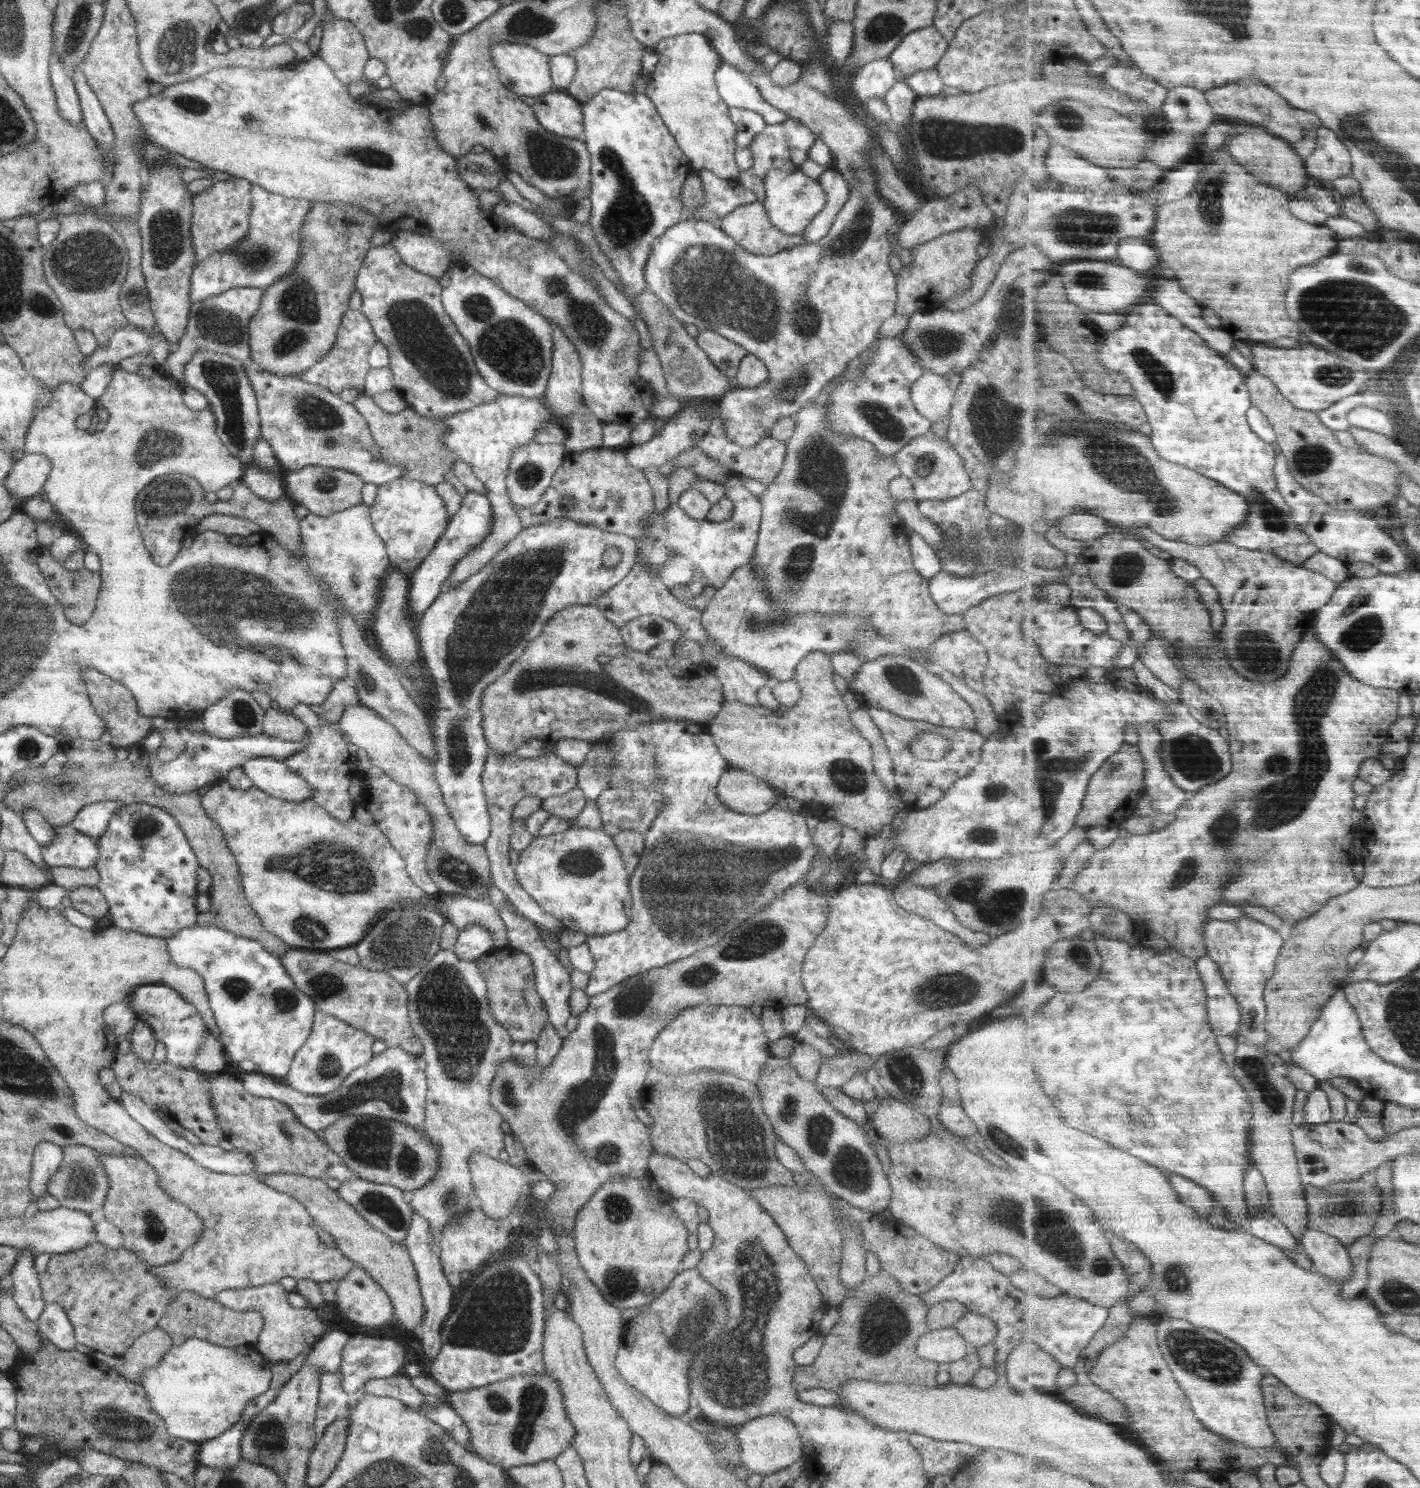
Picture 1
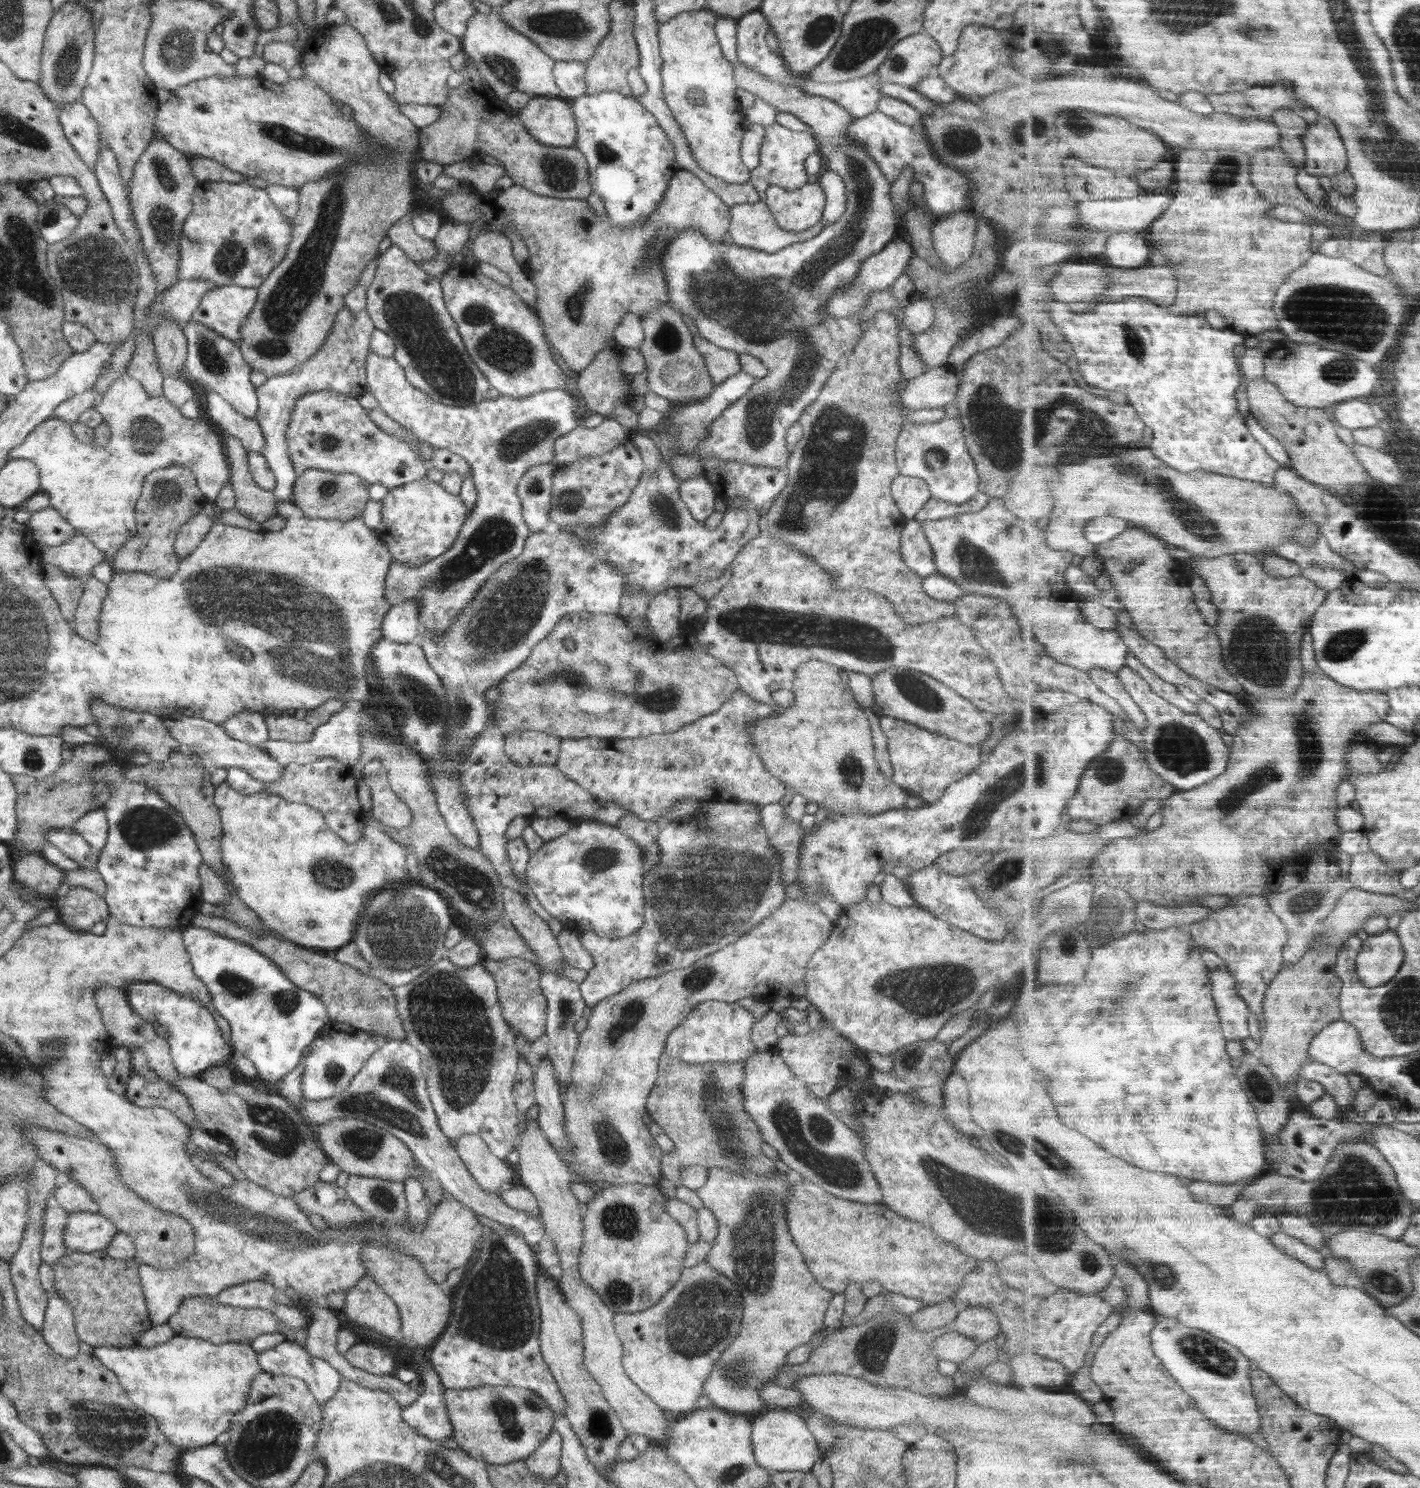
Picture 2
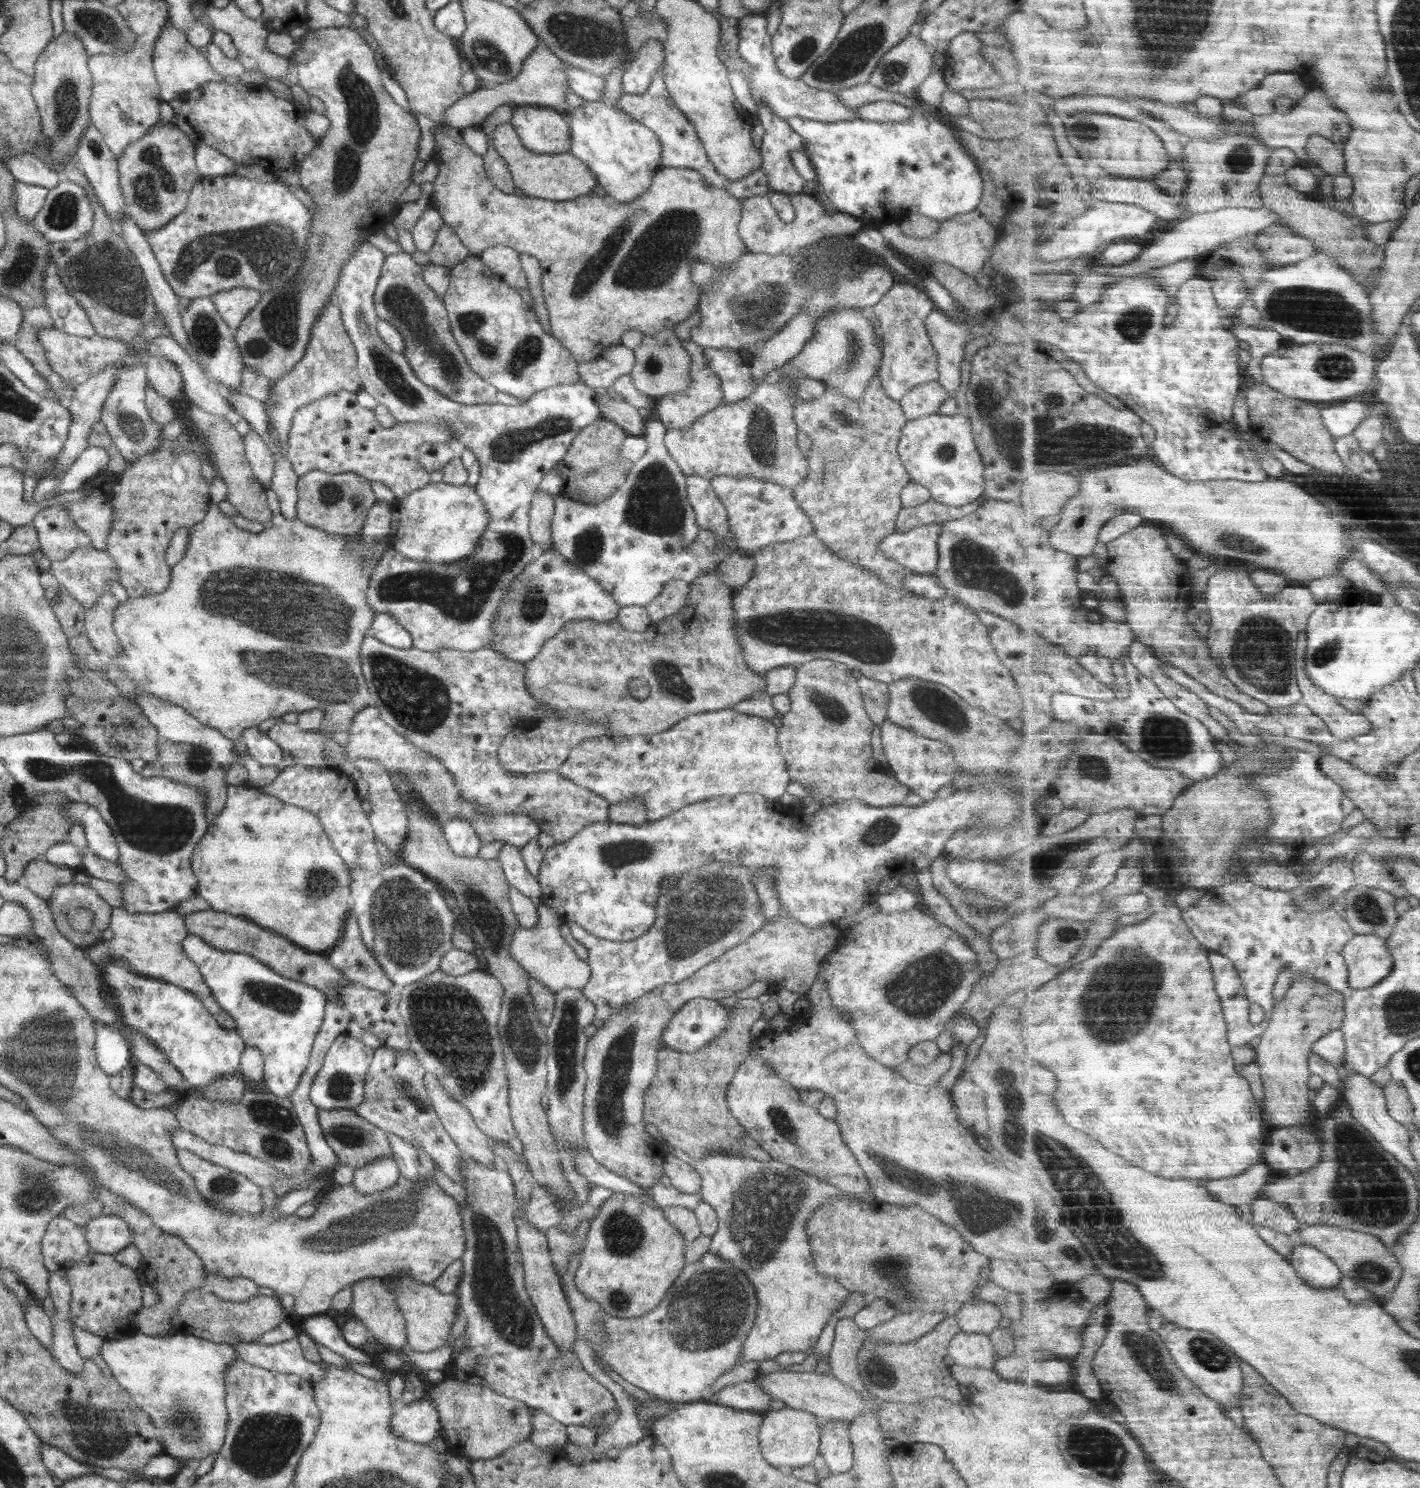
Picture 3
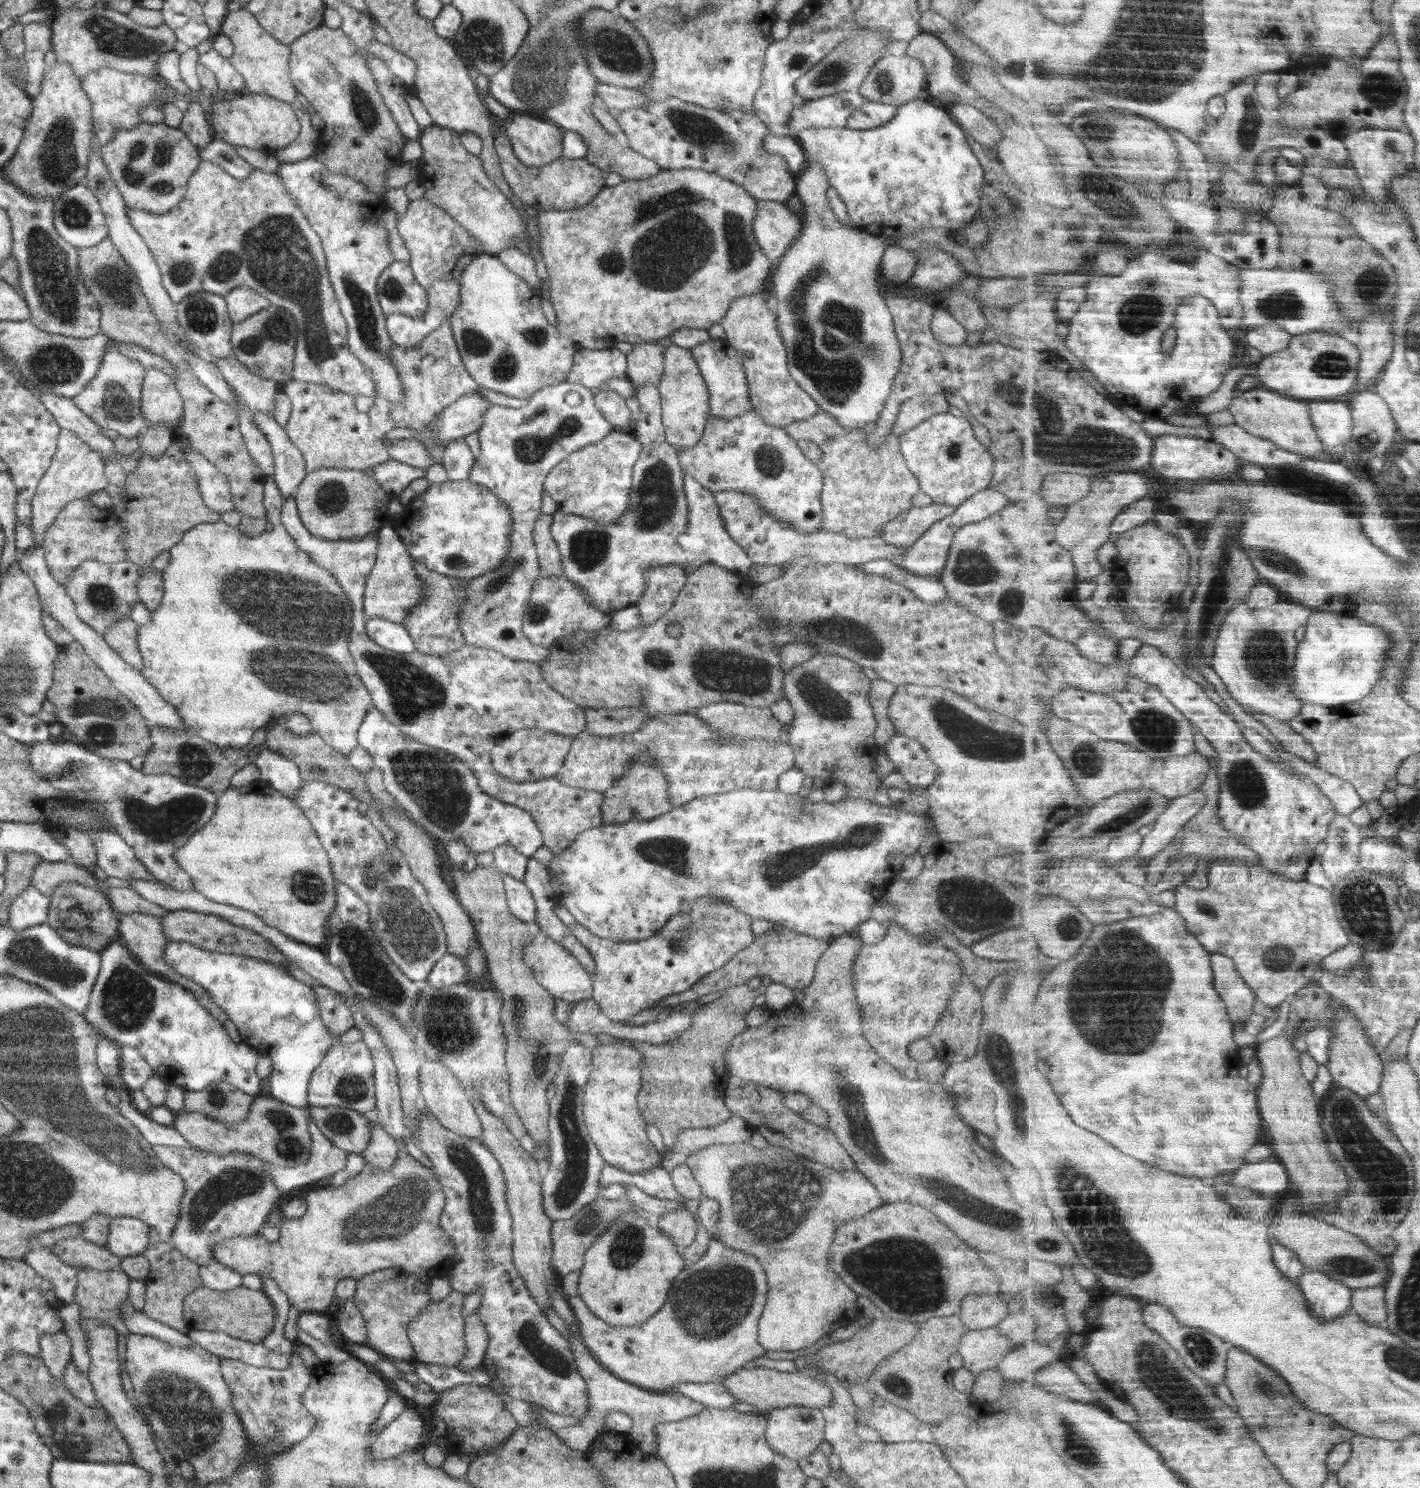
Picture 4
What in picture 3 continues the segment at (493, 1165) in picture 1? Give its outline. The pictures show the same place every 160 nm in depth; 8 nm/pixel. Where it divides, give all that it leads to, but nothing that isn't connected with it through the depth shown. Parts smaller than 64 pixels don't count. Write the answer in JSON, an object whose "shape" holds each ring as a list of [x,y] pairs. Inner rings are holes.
{"shape":[[[427,1073],[424,1082],[438,1118],[463,1154],[480,1164],[488,1165],[488,1168],[494,1165],[496,1158],[492,1145],[494,1140],[487,1137],[486,1133],[478,1128],[466,1108],[442,1088],[437,1076]]]}

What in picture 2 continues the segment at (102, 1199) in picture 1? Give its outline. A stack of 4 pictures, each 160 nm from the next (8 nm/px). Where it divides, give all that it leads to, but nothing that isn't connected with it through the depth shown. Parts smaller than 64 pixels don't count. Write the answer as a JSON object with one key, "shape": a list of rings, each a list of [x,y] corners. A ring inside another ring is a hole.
{"shape":[[[69,1179],[68,1183],[60,1188],[55,1188],[53,1203],[64,1208],[70,1215],[76,1212],[99,1213],[98,1204],[92,1199],[90,1192],[74,1179]]]}

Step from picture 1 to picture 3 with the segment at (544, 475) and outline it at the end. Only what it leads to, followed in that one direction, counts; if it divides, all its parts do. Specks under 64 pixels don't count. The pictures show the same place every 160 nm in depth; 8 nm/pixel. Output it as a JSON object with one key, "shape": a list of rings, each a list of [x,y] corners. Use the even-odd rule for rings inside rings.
{"shape":[[[536,489],[529,510],[529,533],[537,551],[549,550],[551,541],[551,520],[555,513],[555,499],[542,489]]]}

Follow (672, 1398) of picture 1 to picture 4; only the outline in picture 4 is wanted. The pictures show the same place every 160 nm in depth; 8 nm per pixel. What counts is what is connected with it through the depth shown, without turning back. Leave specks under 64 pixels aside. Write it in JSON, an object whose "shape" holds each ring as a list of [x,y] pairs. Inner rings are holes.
{"shape":[[[712,1240],[708,1250],[704,1253],[702,1259],[697,1260],[695,1263],[687,1264],[682,1272],[674,1279],[674,1286],[668,1291],[666,1303],[662,1306],[660,1311],[656,1312],[654,1316],[646,1320],[642,1324],[636,1326],[610,1326],[603,1320],[598,1319],[592,1312],[585,1306],[579,1295],[566,1296],[566,1301],[570,1305],[574,1312],[576,1325],[581,1341],[584,1346],[591,1352],[591,1355],[604,1367],[607,1368],[614,1376],[621,1378],[625,1381],[630,1381],[632,1384],[645,1388],[649,1391],[666,1392],[672,1391],[673,1388],[680,1383],[720,1383],[722,1378],[738,1369],[742,1369],[747,1366],[751,1359],[757,1359],[762,1357],[765,1353],[765,1348],[758,1342],[758,1323],[761,1318],[764,1307],[766,1307],[766,1292],[768,1292],[768,1286],[766,1286],[766,1274],[762,1270],[761,1262],[755,1257],[750,1256],[750,1253],[742,1252],[742,1250],[732,1250],[728,1246],[724,1246],[722,1242],[718,1240]]]}

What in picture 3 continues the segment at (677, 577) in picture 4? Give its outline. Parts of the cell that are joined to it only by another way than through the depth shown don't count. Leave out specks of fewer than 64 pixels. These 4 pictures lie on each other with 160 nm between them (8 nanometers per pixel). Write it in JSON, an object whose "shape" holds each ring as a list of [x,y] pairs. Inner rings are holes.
{"shape":[[[669,580],[650,604],[645,606],[653,624],[664,617],[675,615],[687,601],[690,587],[683,580]]]}

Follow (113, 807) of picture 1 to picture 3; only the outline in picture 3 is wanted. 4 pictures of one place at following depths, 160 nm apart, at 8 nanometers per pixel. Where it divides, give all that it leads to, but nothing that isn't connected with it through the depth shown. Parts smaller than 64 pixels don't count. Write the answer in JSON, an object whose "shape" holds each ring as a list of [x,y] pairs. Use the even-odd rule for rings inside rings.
{"shape":[[[73,803],[70,816],[84,827],[88,846],[104,860],[119,864],[119,850],[112,830],[103,820],[102,815],[85,803]]]}

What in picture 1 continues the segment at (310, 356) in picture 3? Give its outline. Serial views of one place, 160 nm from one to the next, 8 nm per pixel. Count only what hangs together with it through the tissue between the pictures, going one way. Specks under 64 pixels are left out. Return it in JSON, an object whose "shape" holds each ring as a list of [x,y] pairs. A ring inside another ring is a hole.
{"shape":[[[348,309],[340,322],[336,342],[324,358],[313,364],[308,370],[298,374],[300,380],[310,384],[318,384],[329,388],[335,395],[348,403],[354,402],[365,394],[365,378],[371,366],[368,364],[368,354],[372,346],[378,342],[372,325],[361,310]]]}

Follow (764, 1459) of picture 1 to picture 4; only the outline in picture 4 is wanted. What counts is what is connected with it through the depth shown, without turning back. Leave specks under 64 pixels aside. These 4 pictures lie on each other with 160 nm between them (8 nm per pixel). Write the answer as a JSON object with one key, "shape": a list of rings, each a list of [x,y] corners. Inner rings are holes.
{"shape":[[[790,1405],[784,1408],[771,1409],[766,1413],[767,1429],[765,1432],[770,1448],[786,1458],[797,1461],[810,1456],[825,1439],[825,1418],[819,1408],[808,1408],[802,1405]]]}

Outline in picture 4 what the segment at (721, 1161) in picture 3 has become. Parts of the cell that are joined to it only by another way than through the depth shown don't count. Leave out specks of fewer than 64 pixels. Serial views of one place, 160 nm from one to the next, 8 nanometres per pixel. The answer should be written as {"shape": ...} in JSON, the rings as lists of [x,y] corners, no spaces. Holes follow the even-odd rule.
{"shape":[[[749,1141],[704,1146],[687,1157],[685,1163],[698,1182],[703,1197],[718,1202],[719,1227],[713,1235],[714,1240],[732,1250],[742,1250],[755,1256],[764,1266],[768,1280],[786,1282],[768,1284],[768,1302],[758,1323],[757,1338],[766,1351],[794,1352],[808,1348],[841,1326],[855,1323],[860,1315],[858,1295],[836,1276],[836,1272],[828,1268],[828,1250],[834,1240],[834,1230],[840,1224],[851,1218],[861,1218],[885,1204],[879,1192],[862,1173],[857,1169],[836,1172],[784,1147],[769,1144],[765,1149],[757,1149]]]}

